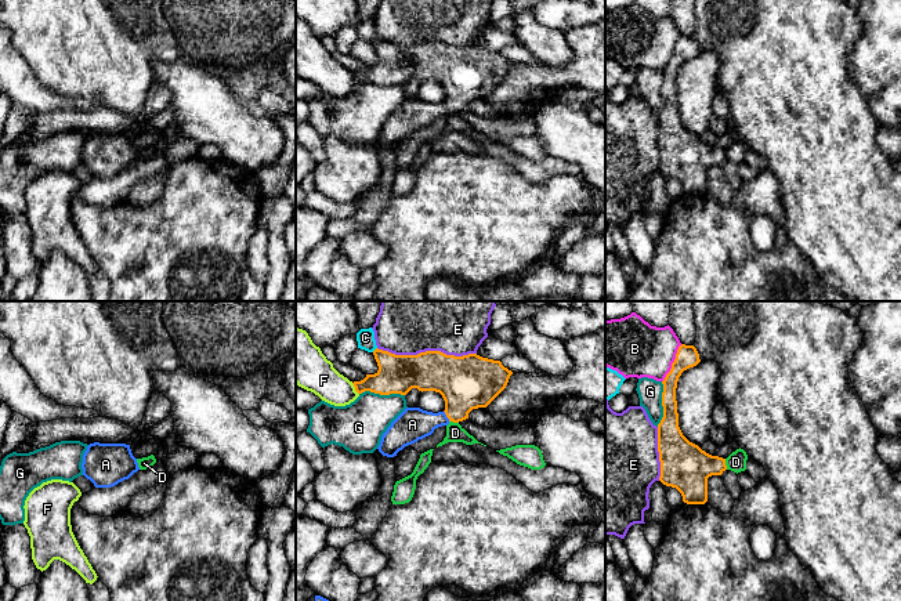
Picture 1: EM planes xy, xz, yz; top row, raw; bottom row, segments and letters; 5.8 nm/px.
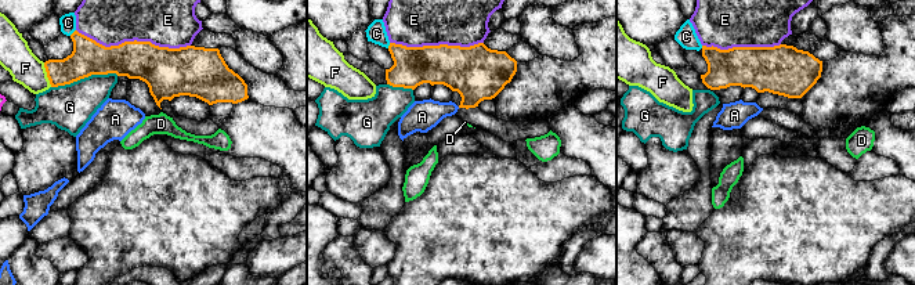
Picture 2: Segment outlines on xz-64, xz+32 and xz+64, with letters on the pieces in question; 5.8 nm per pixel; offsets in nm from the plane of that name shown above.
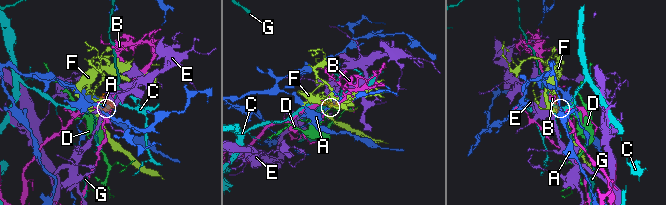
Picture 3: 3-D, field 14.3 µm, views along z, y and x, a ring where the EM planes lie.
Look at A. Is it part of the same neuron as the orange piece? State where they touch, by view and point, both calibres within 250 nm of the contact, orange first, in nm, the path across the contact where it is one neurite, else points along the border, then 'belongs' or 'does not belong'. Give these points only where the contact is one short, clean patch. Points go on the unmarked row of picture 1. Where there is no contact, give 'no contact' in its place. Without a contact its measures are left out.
contact xz (447, 107); calibres 320 and 190 nm; way xz (470, 72), (447, 107), (412, 115); belongs

